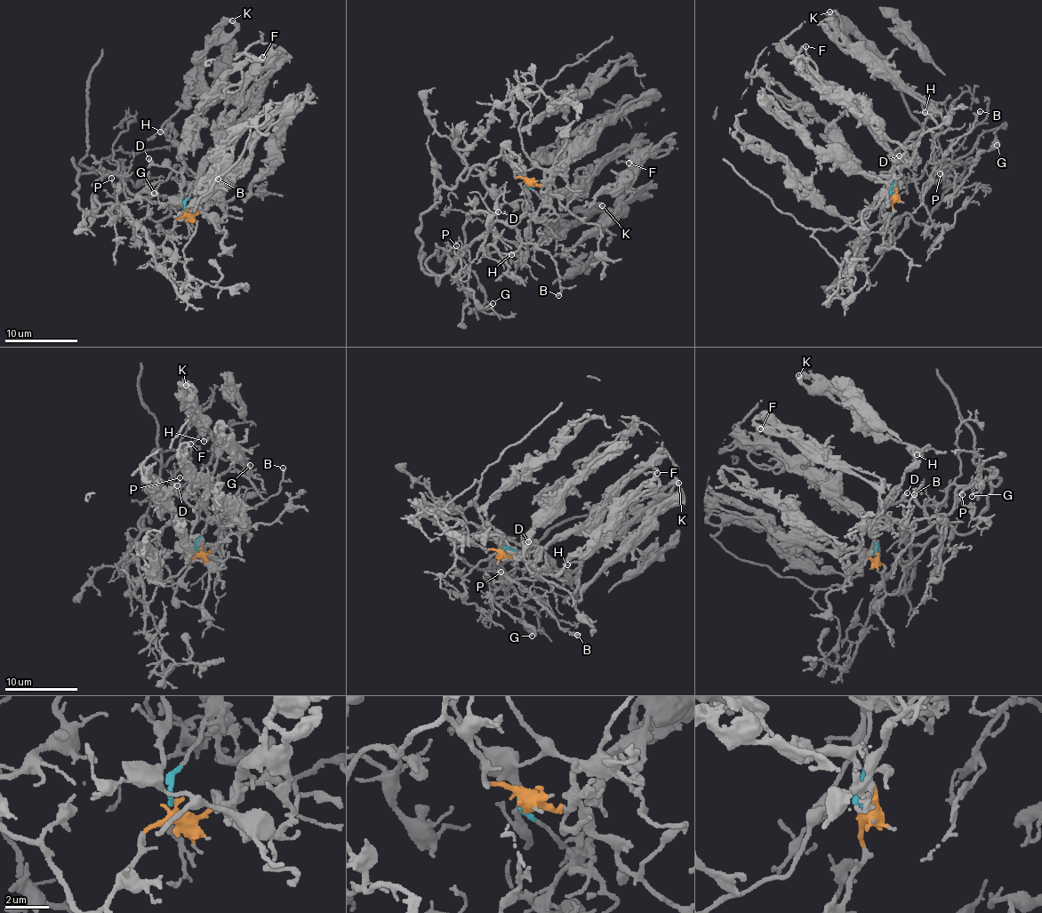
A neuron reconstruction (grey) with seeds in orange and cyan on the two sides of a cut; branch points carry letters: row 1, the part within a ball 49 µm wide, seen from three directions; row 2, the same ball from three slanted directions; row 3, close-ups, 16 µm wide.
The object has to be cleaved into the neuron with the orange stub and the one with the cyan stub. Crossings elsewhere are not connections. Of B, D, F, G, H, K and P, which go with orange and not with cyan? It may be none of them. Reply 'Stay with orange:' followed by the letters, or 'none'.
Stay with orange: B, G, P

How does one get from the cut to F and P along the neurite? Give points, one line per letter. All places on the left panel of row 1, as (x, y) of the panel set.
F: (185, 211), (185, 199), (228, 135), (228, 126), (237, 110), (242, 83), (262, 57)
P: (185, 211), (155, 246), (116, 206), (95, 198), (79, 207), (77, 176), (121, 181), (112, 178)

